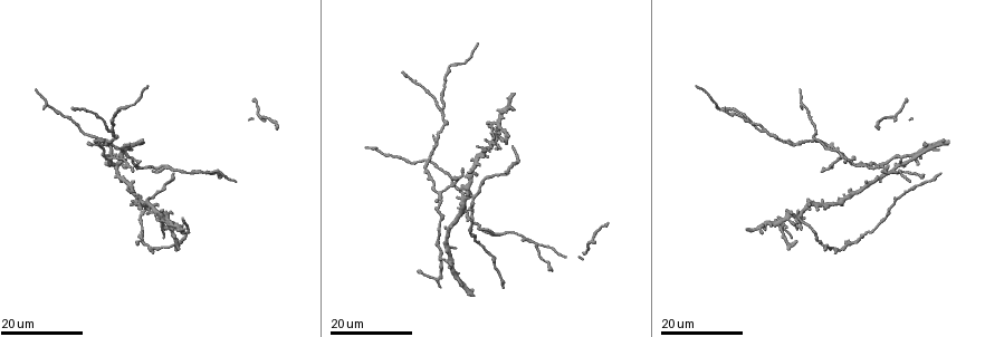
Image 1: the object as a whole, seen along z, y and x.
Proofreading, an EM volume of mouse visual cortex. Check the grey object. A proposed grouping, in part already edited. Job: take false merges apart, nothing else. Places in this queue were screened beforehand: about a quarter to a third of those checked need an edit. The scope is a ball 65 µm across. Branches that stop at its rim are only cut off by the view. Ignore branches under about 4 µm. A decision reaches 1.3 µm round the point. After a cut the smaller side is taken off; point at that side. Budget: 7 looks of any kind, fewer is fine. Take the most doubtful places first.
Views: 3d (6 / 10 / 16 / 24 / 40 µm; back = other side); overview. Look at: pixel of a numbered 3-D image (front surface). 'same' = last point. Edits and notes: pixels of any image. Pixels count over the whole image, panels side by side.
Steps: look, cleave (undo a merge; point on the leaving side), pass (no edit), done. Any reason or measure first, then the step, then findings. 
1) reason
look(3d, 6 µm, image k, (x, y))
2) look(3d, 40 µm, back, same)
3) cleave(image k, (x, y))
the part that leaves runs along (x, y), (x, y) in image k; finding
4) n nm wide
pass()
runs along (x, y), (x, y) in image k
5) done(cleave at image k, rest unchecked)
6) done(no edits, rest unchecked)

side arm on a straight run
look(3d, 24 µm, image 1, (207, 172))

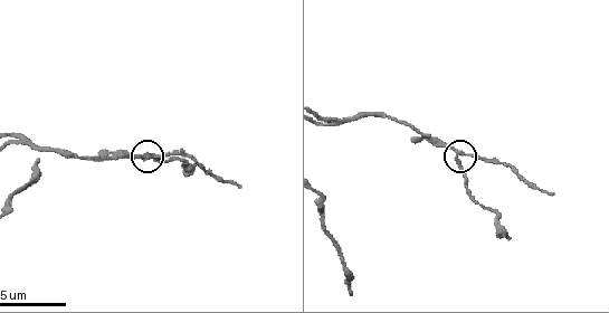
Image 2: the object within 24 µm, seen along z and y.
zoom in
look(3d, 10 µm, image 2, (457, 155))

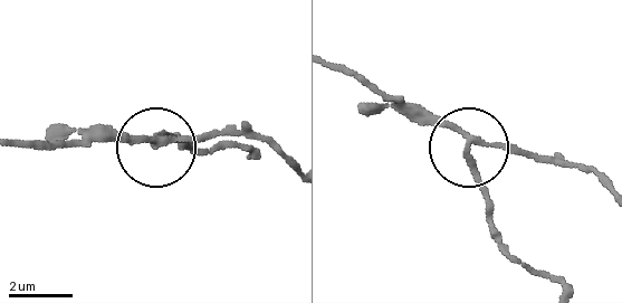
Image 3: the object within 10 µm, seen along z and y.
side arm 9 µm
cleave(image 3, (115, 133))
the part that leaves runs along (154, 139), (20, 139) in image 3; a second cell is stuck on

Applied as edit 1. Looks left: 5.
see it whole again
look(overview)

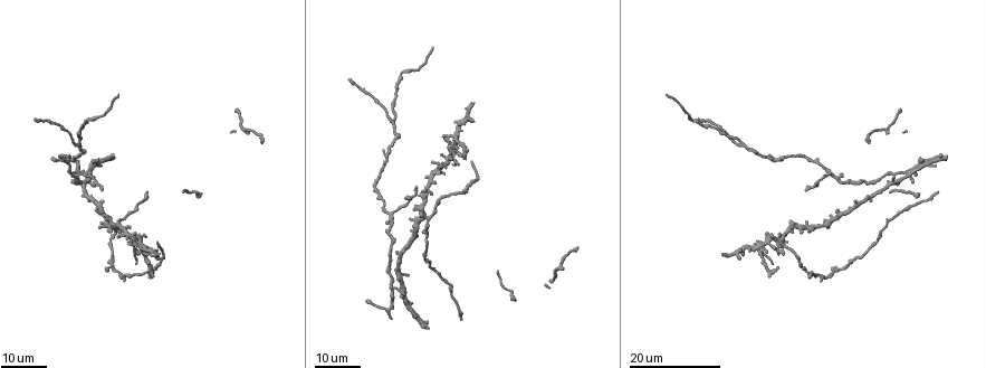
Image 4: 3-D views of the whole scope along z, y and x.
a fork
look(3d, 16 µm, image 4, (742, 143))

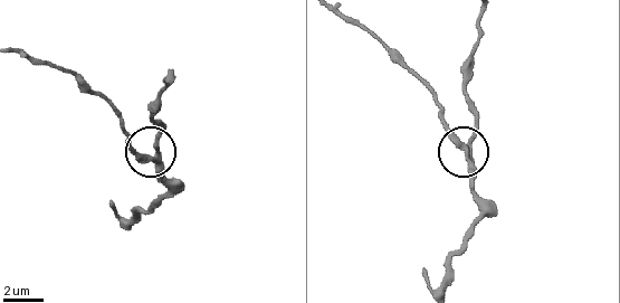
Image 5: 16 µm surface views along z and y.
look(3d, 10 µm, image 5, (155, 146))

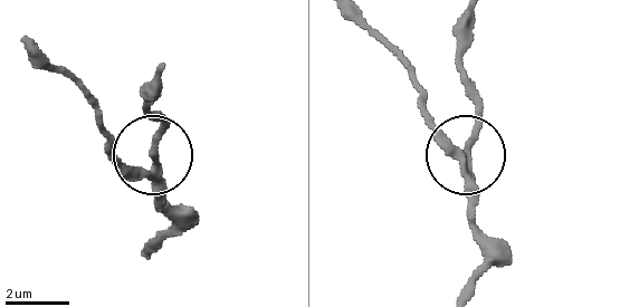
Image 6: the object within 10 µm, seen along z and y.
side arm 16 µm
pass()
runs along (146, 246), (171, 221), (154, 165), (127, 165), (110, 152) in image 6; continuous, no second cell

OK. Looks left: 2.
small branch off a trunk
look(3d, 16 µm, image 4, (456, 137))

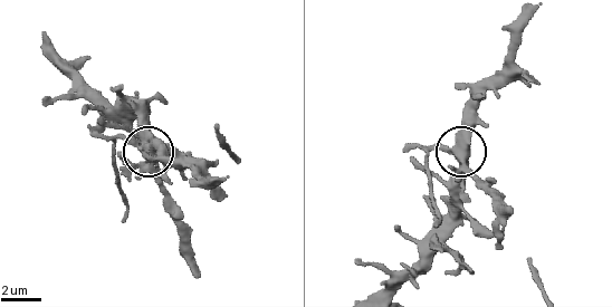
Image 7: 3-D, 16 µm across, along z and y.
zoom in
look(3d, 10 µm, image 7, (462, 159))

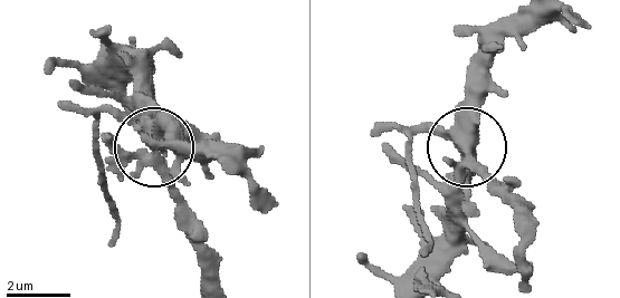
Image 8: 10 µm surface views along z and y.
380 nm wide
pass()
continuous, no second cell

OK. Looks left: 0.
done(cleave at image 3, rest unchecked)

